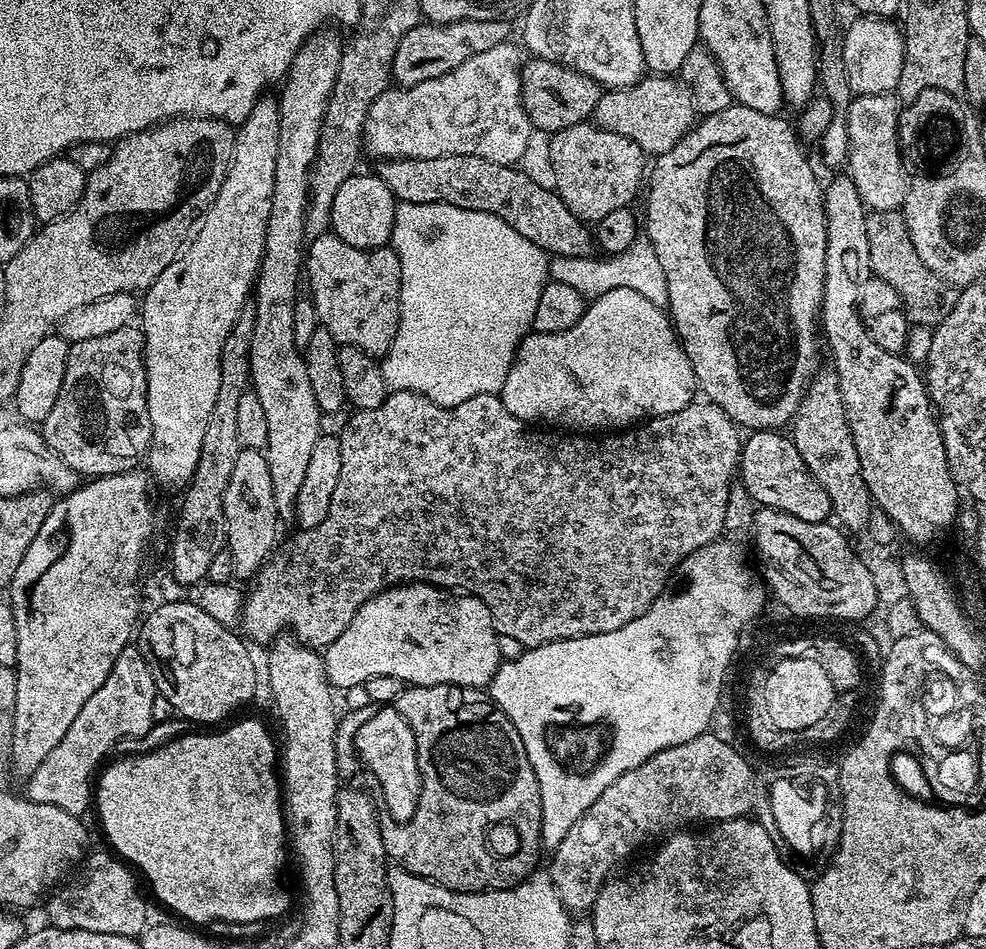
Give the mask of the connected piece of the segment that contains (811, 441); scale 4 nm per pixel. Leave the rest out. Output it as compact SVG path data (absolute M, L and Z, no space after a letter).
M821 367L813 376L792 417L790 435L794 446L798 446L798 454L802 454L802 462L806 462L810 474L814 474L822 490L826 490L832 503L832 516L838 521L839 527L849 533L863 533L868 527L868 519L872 517L874 505L860 473L858 450L854 450L854 438L850 434L846 406L842 406L842 390L838 386L835 368Z

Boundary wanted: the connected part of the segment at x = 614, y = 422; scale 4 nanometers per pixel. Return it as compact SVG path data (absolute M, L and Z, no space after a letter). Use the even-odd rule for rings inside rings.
M620 288L593 299L570 330L533 331L525 336L516 347L510 374L506 374L506 382L498 395L506 410L529 426L547 426L572 434L581 430L604 434L609 430L627 429L653 416L674 414L693 403L695 396L692 395L697 395L697 392L690 358L680 345L680 337L672 326L669 313L654 306L650 298L642 298L638 290Z

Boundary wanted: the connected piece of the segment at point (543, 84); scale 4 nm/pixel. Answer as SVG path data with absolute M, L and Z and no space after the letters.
M529 59L521 68L520 76L521 102L525 113L533 129L540 131L541 128L545 134L585 123L591 117L594 106L598 106L598 98L602 95L600 85L590 78L564 64L555 64L549 60Z

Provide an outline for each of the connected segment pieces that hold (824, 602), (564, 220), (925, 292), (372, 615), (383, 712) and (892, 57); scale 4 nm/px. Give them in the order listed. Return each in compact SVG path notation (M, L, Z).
M757 507L752 528L756 532L755 559L758 565L771 580L772 588L779 593L780 600L787 601L796 612L849 617L863 616L870 608L876 608L873 603L872 580L869 580L865 568L853 559L857 549L852 544L848 545L849 537L835 523L802 522L802 518L776 512L773 508Z
M443 156L442 158L410 158L409 160L380 160L378 175L386 186L396 195L397 201L405 204L449 204L462 206L462 210L478 210L486 214L494 214L502 218L522 238L534 242L543 252L555 256L592 256L594 252L594 236L589 225L577 218L562 202L551 187L543 188L536 180L531 180L519 167L486 162L481 156Z
M869 211L866 218L866 238L870 241L870 266L872 274L882 278L894 286L900 296L902 311L913 325L925 324L935 329L954 310L954 302L958 302L960 288L955 284L947 284L922 258L918 258L918 250L914 250L914 242L910 242L910 230L904 221L903 211L874 212Z
M397 584L394 588L385 588L374 598L370 598L358 610L358 614L354 614L354 618L350 618L350 626L346 626L346 630L342 630L342 634L338 634L338 638L334 638L334 642L330 642L330 646L323 649L324 669L326 670L326 678L333 689L340 688L356 688L359 689L370 678L378 678L382 674L390 674L390 678L398 678L404 681L405 685L415 686L417 684L457 684L463 688L487 689L491 685L494 674L500 669L502 657L500 654L500 636L497 633L490 610L476 596L467 594L453 594L451 591L438 588L434 584Z
M382 706L373 711L372 716L366 720L353 733L354 746L362 763L374 774L380 788L380 797L389 816L395 823L408 823L419 808L421 792L421 776L417 766L417 740L414 738L410 726L392 706Z
M860 14L855 18L857 20L852 25L843 29L846 74L849 75L853 93L865 96L895 92L904 61L903 31L897 25L895 28L893 21L883 16Z

